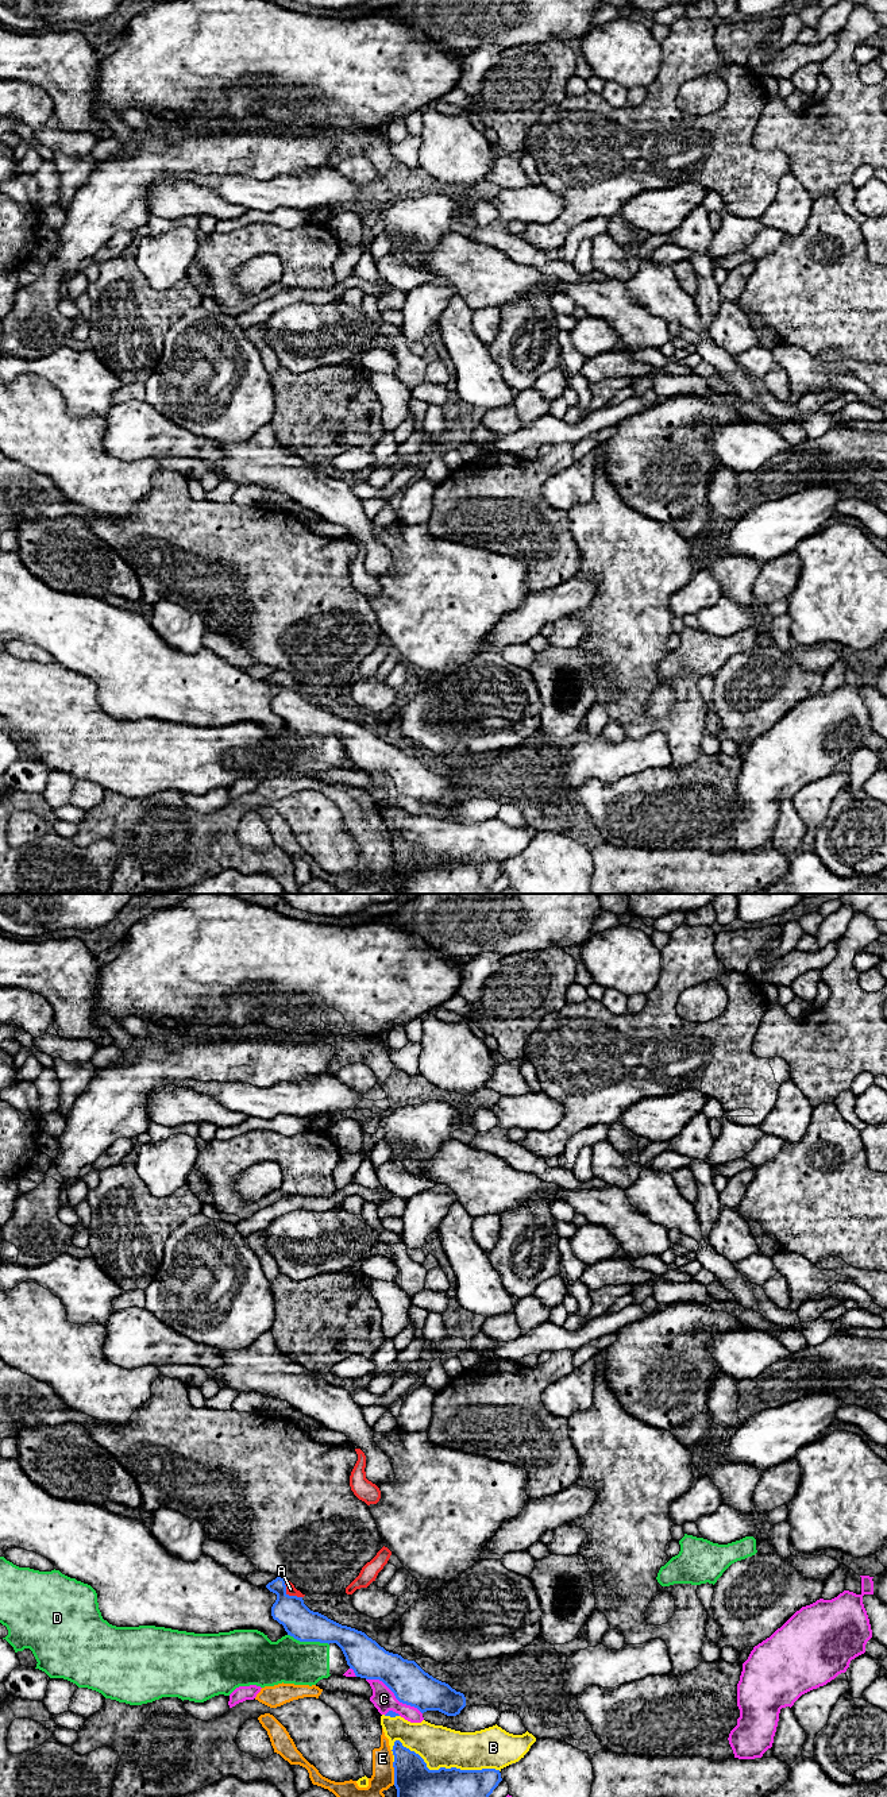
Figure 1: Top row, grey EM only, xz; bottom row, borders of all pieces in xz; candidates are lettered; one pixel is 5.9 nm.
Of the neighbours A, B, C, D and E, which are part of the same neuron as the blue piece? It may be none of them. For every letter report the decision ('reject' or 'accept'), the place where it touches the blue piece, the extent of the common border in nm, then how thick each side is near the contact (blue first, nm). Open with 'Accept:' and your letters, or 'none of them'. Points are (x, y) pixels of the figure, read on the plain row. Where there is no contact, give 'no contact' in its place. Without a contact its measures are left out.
Accept: A
A: accept | xz (288, 687) | 160 nm | 200/60 nm
B: reject | xz (444, 860) | 650 nm | 380/240 nm
C: reject | xz (394, 787) | 400 nm | 220/140 nm
D: reject | xz (308, 733) | 260 nm | 200/260 nm
E: reject | xz (394, 866) | 140 nm | 360/170 nm

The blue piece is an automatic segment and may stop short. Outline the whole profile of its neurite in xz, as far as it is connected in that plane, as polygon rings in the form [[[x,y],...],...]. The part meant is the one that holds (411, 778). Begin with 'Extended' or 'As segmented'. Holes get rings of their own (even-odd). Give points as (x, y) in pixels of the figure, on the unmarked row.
Extended. [[[277,670],[266,680],[277,687],[271,709],[288,728],[300,734],[336,736],[356,770],[382,774],[400,795],[421,806],[439,803],[456,809],[466,799],[463,786],[429,768],[414,753],[386,744],[362,724],[311,703],[304,697],[305,687],[289,672]]]

